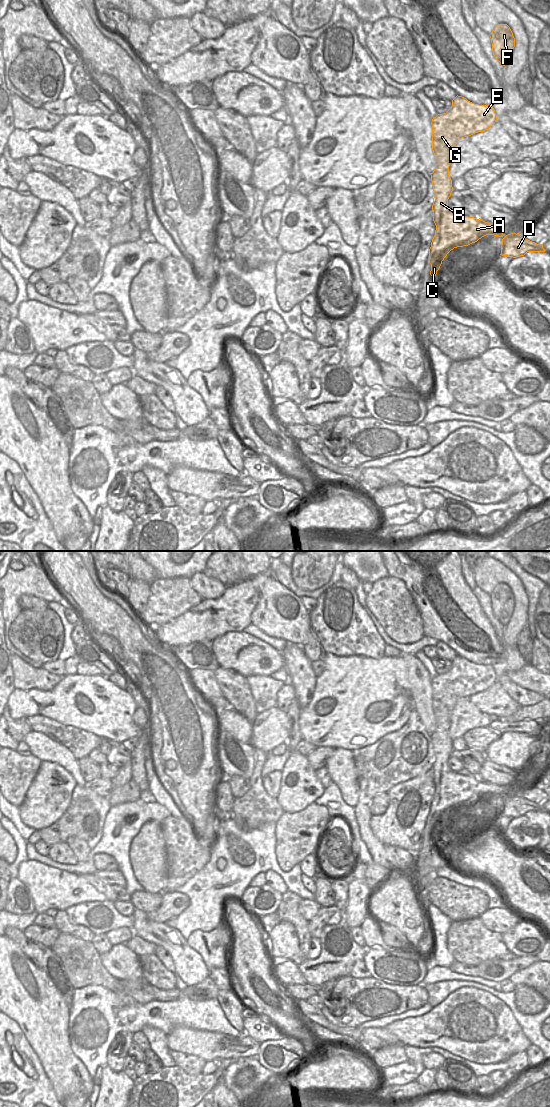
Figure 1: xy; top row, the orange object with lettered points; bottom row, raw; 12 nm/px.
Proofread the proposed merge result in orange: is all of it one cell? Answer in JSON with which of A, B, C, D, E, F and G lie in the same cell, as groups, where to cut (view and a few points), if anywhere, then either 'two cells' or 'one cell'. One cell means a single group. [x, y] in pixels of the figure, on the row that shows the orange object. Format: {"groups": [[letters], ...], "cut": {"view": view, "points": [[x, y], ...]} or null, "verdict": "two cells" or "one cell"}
{"groups": [["A", "D"], ["B", "C", "E", "F", "G"]], "cut": {"view": "xy", "points": [[453, 212], [449, 215], [447, 238], [441, 245], [446, 253]]}, "verdict": "two cells"}

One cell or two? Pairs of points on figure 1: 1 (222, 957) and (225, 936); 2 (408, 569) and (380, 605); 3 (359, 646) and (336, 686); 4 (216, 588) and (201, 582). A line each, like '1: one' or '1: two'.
1: one
2: two
3: two
4: one

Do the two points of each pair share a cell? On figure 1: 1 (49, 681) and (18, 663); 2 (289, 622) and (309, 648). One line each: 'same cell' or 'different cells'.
1: same cell
2: different cells

